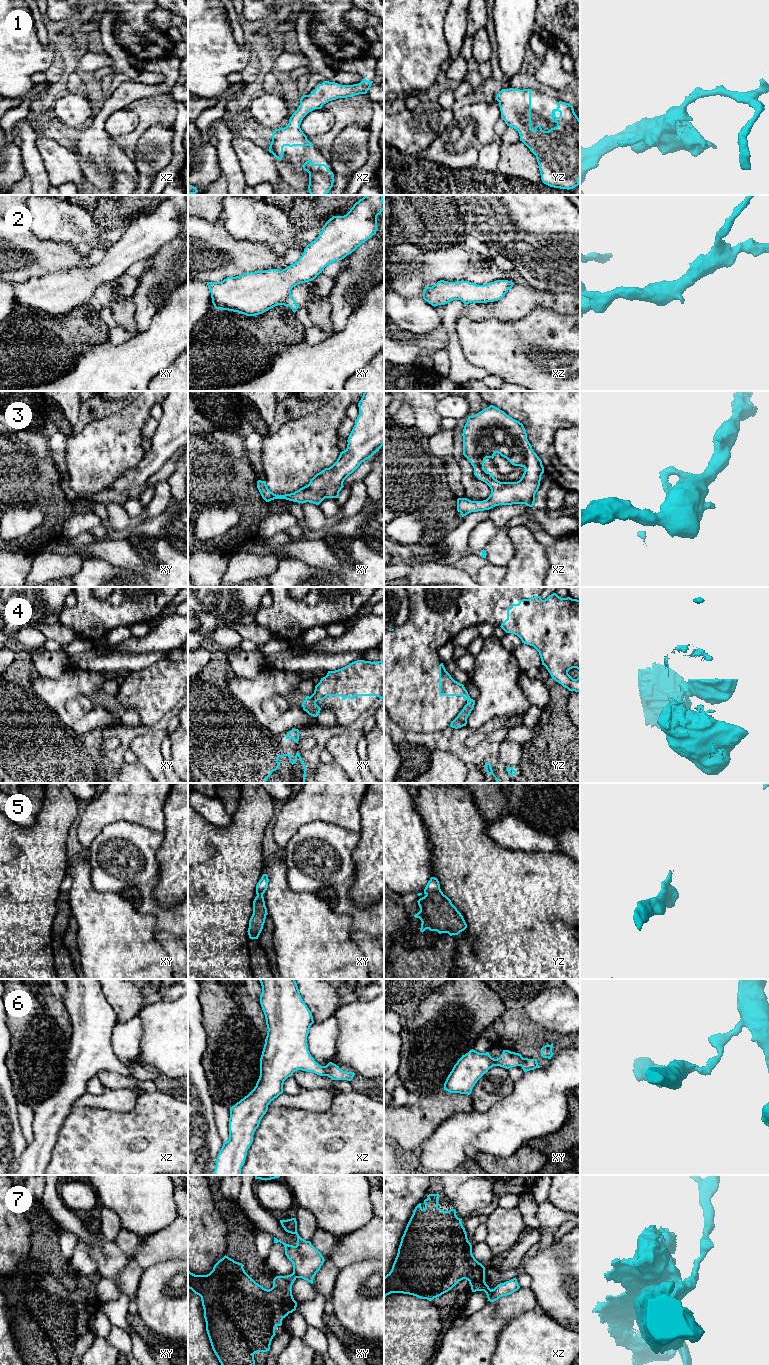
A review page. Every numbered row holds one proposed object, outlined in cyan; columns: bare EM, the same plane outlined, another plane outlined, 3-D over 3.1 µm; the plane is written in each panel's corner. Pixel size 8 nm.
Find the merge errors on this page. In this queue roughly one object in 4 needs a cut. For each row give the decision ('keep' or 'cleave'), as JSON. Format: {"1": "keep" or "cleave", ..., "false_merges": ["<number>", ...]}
{"1": "keep", "2": "keep", "3": "cleave", "4": "cleave", "5": "keep", "6": "cleave", "7": "cleave", "false_merges": ["3", "4", "6", "7"]}

